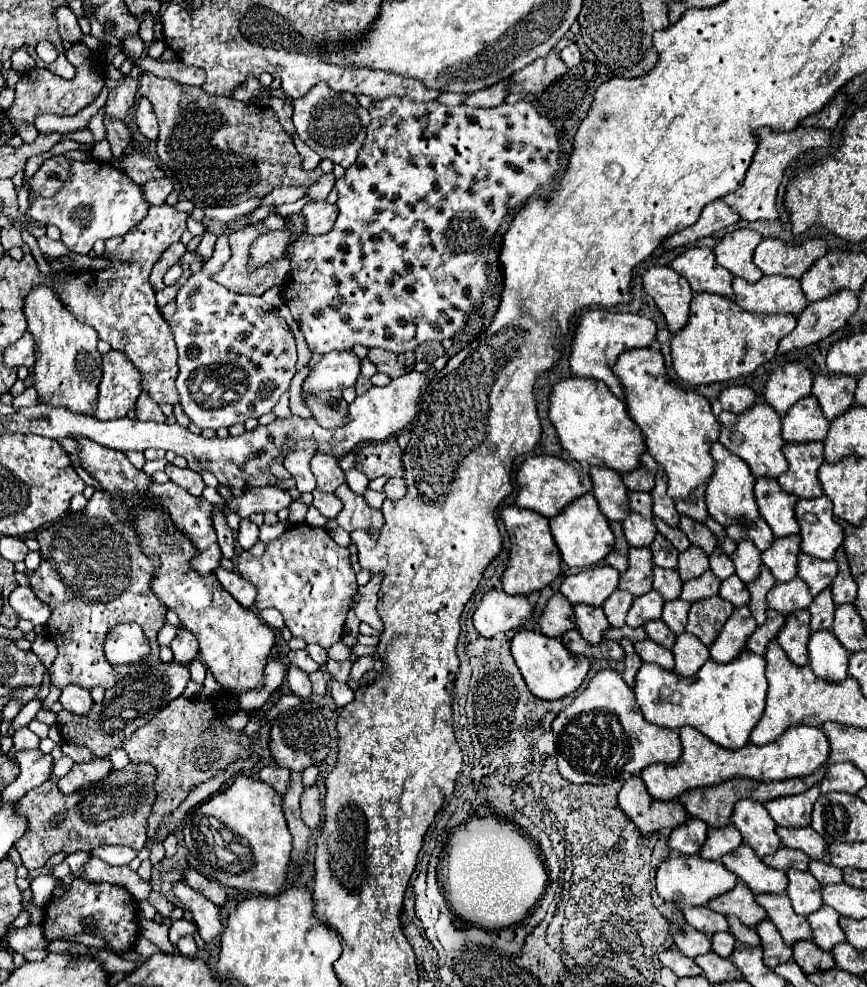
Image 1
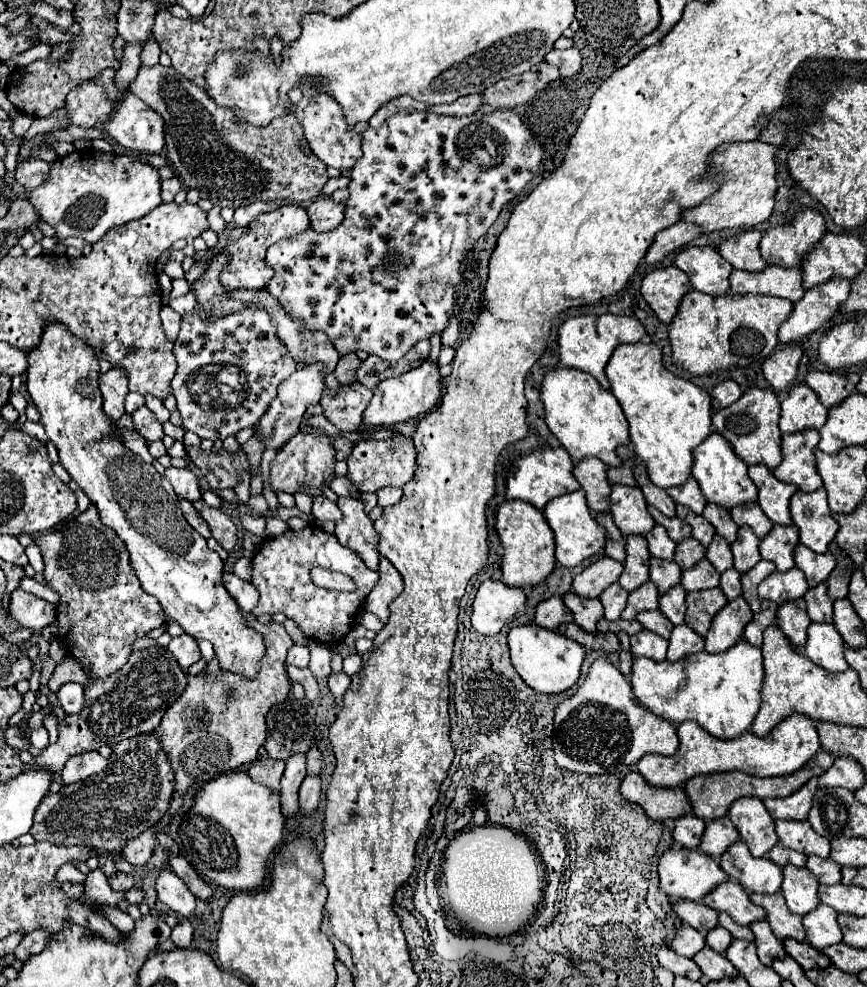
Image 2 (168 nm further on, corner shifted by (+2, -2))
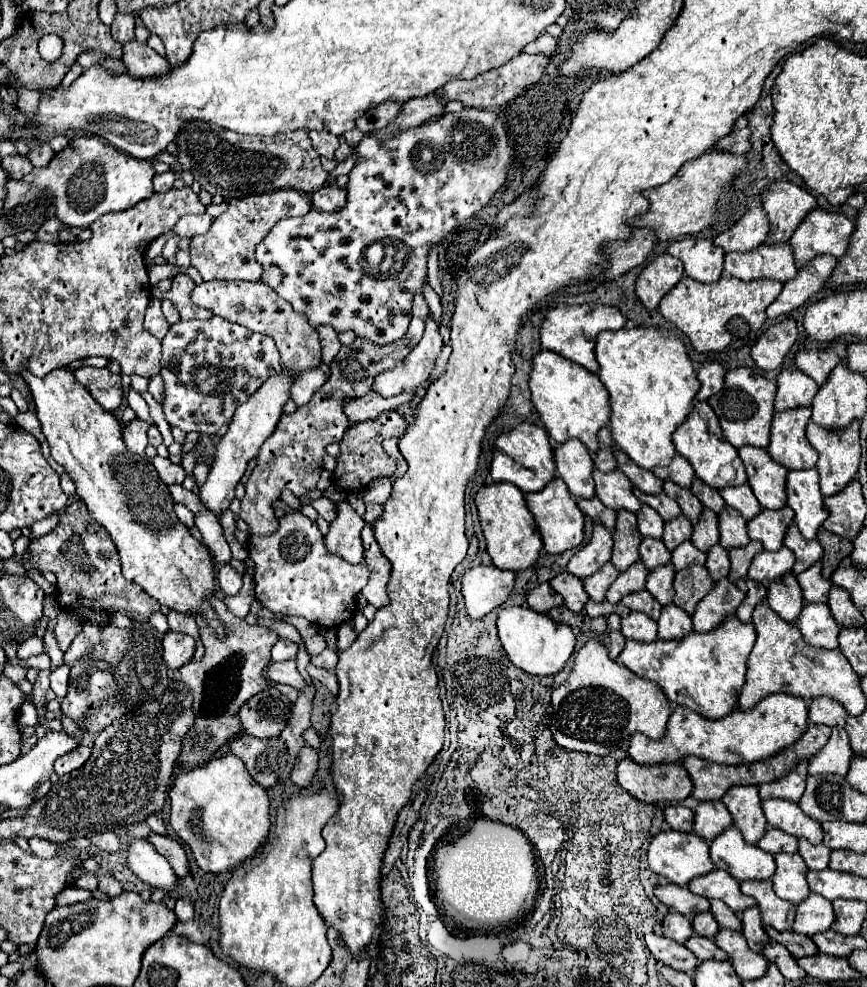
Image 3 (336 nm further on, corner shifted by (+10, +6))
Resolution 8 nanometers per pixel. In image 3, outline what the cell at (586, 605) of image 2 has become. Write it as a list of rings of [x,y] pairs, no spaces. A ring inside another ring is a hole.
[[[562,571],[550,581],[550,585],[554,587],[554,591],[558,591],[564,597],[564,605],[570,611],[574,611],[574,613],[584,611],[588,595],[586,595],[586,591],[582,587],[582,581],[576,575],[570,575],[568,571]]]

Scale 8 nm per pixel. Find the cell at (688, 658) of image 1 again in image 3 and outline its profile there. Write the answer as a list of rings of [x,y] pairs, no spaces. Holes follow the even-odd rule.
[[[674,603],[664,605],[658,619],[658,637],[668,641],[668,639],[682,639],[688,633],[692,633],[690,615],[680,607],[676,607]]]

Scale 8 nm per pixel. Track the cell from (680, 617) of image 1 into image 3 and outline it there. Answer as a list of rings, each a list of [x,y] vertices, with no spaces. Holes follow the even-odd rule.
[[[662,565],[656,567],[654,571],[648,573],[646,579],[646,591],[650,591],[650,595],[660,603],[660,605],[668,605],[674,599],[674,565]]]

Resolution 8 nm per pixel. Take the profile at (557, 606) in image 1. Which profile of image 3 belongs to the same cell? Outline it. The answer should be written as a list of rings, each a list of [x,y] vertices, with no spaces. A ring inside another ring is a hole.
[[[540,583],[538,587],[534,587],[528,593],[528,605],[534,611],[548,613],[552,607],[560,607],[562,605],[562,597],[550,587],[550,583]]]

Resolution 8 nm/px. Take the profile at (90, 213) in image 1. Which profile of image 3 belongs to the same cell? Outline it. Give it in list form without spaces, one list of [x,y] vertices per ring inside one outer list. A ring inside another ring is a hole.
[[[76,137],[70,141],[70,145],[56,153],[54,159],[50,161],[48,167],[42,169],[32,169],[30,175],[24,177],[26,183],[42,189],[50,189],[54,195],[54,205],[56,205],[56,217],[66,223],[68,227],[88,227],[92,225],[100,215],[110,213],[110,211],[122,211],[128,207],[134,207],[136,203],[144,201],[146,197],[152,195],[152,177],[156,175],[152,161],[138,161],[120,149],[108,145],[100,137]]]

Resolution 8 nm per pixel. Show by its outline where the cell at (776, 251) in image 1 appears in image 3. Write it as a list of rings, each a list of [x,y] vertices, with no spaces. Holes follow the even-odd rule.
[[[774,181],[760,197],[770,221],[768,245],[790,241],[800,221],[816,207],[816,197],[790,181]]]

